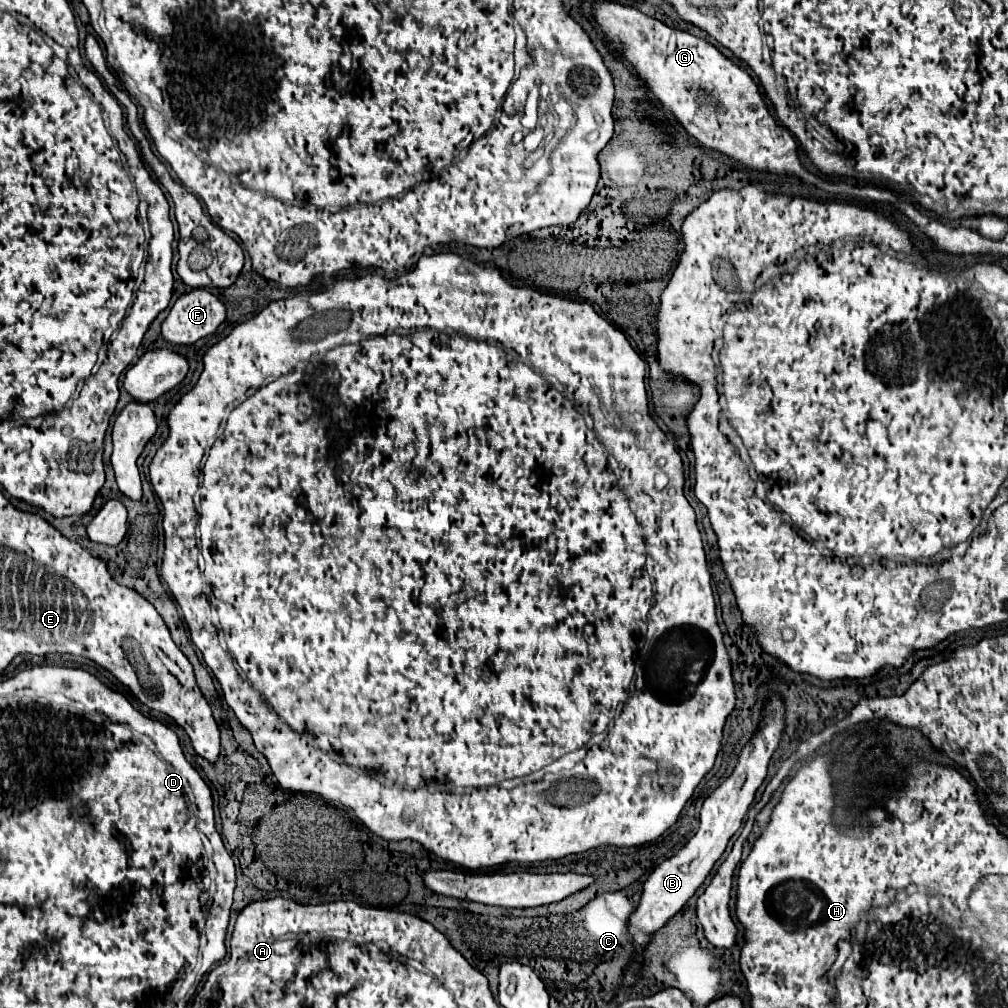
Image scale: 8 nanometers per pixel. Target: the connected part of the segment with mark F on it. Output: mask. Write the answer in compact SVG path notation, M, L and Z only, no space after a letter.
M199 288L177 298L169 316L161 324L161 336L171 344L195 344L217 330L225 320L223 302Z

